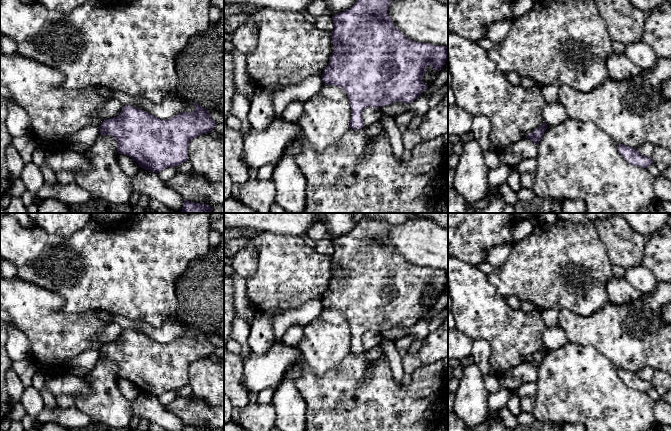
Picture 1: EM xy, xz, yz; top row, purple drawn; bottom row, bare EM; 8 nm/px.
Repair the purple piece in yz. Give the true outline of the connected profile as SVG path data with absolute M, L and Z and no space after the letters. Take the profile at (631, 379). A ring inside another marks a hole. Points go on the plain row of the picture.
M617 367L619 377L625 382L625 384L637 391L647 392L653 388L651 381L645 381L641 379L637 373Z

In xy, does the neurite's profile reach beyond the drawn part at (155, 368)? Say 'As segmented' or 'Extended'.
As segmented

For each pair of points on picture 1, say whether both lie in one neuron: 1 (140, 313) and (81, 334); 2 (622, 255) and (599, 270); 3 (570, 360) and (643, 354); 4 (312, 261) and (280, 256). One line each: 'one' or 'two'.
1: two
2: two
3: two
4: one

